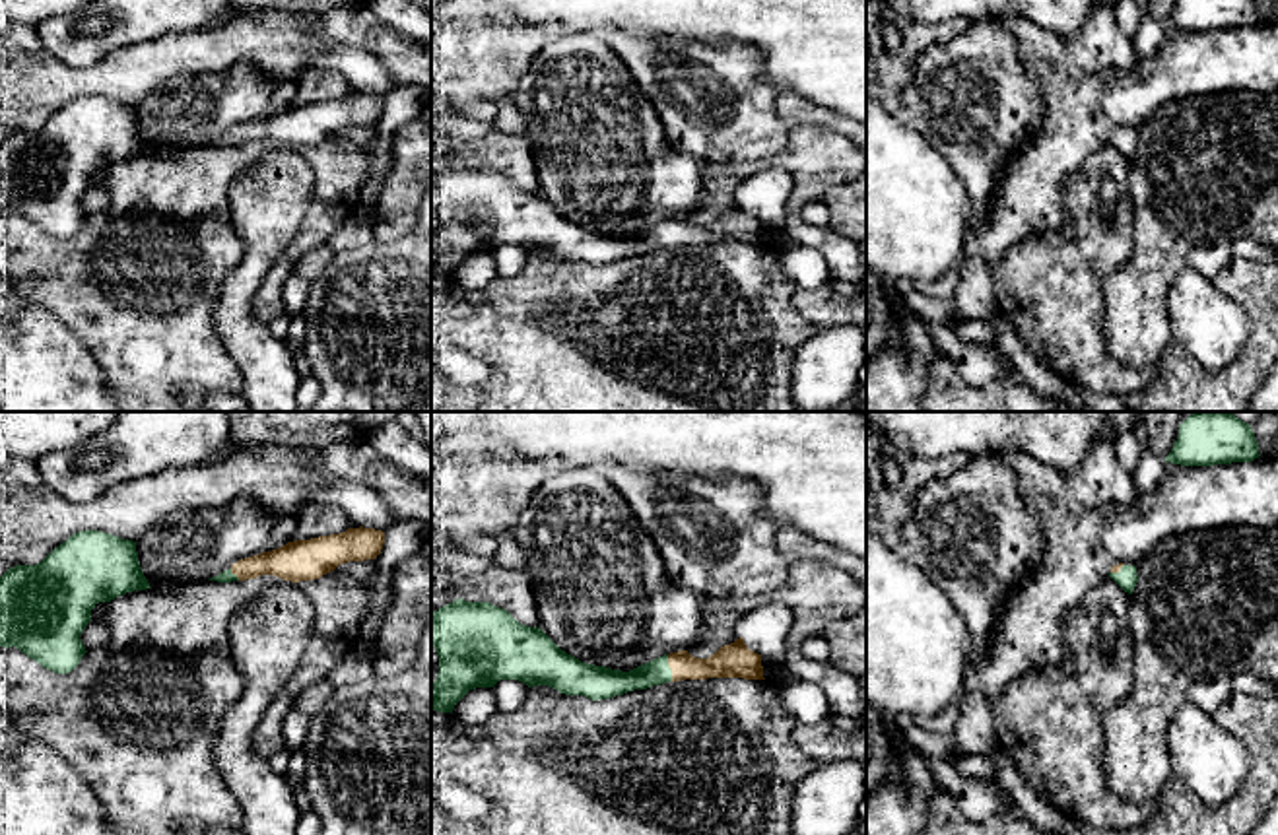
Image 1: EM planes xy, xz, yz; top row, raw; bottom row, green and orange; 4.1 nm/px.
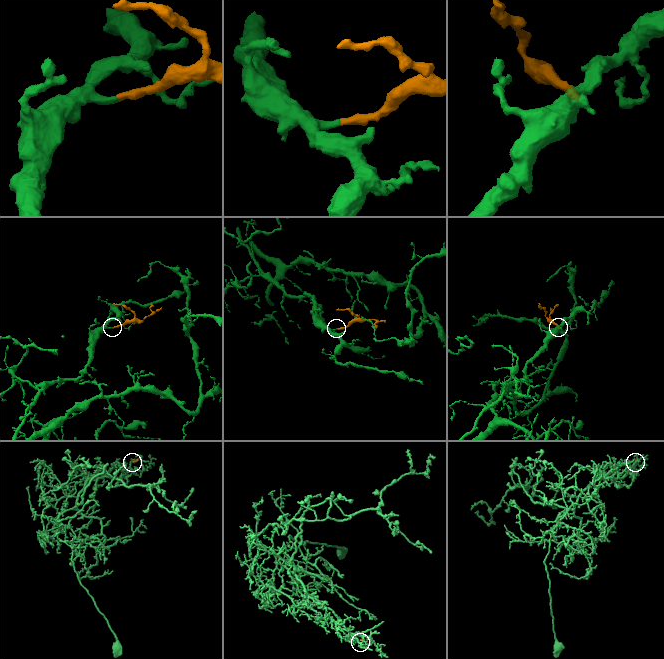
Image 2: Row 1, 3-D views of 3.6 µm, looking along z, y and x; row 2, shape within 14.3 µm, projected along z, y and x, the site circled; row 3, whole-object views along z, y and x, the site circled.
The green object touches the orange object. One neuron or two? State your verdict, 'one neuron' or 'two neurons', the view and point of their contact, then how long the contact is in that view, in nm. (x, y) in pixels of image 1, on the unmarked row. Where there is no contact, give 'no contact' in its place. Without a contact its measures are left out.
one neuron; contact xz (669, 233); length 110 nm

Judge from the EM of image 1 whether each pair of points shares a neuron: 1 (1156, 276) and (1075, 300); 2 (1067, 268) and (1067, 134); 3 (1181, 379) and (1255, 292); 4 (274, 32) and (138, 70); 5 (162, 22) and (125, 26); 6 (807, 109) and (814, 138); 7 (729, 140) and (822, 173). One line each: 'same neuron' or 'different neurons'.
1: different neurons
2: different neurons
3: same neuron
4: same neuron
5: same neuron
6: different neurons
7: different neurons

